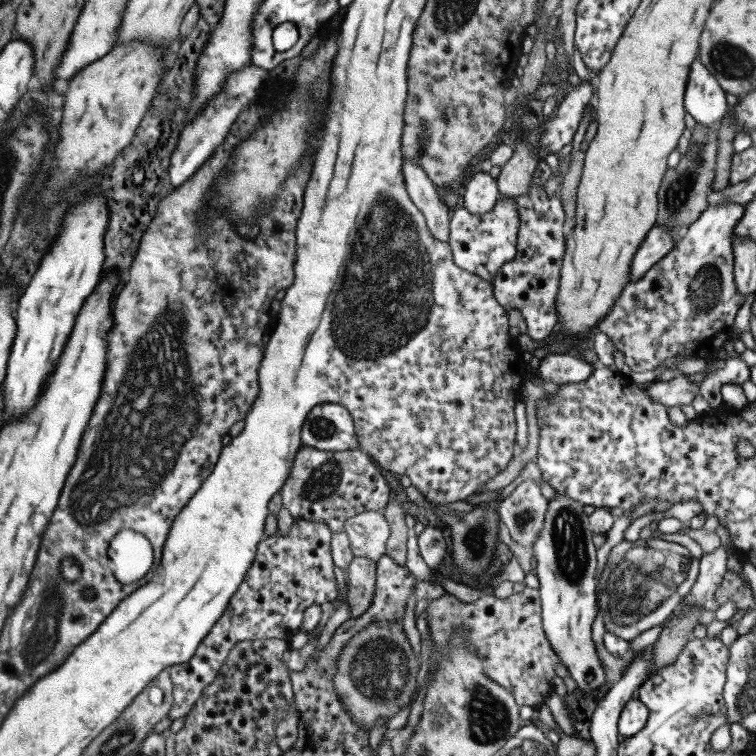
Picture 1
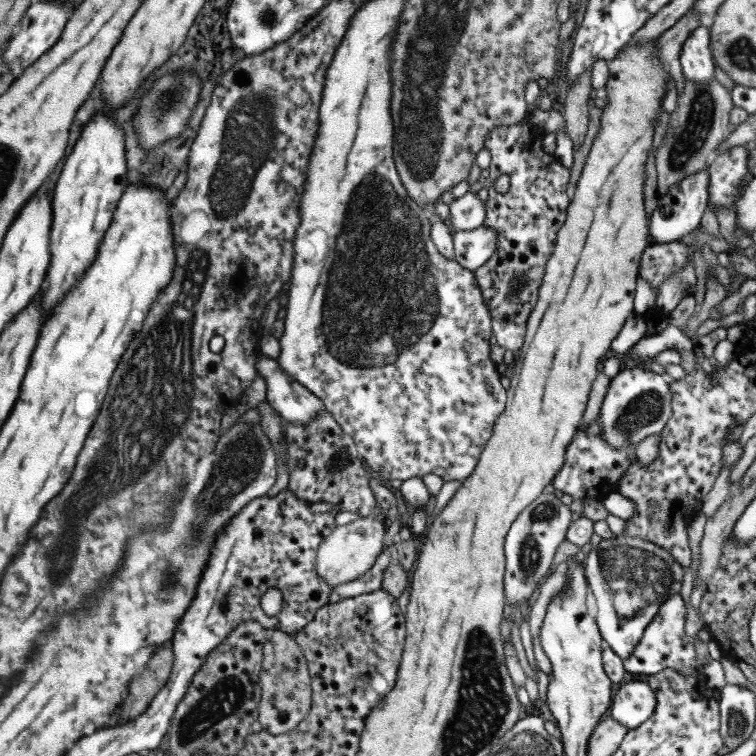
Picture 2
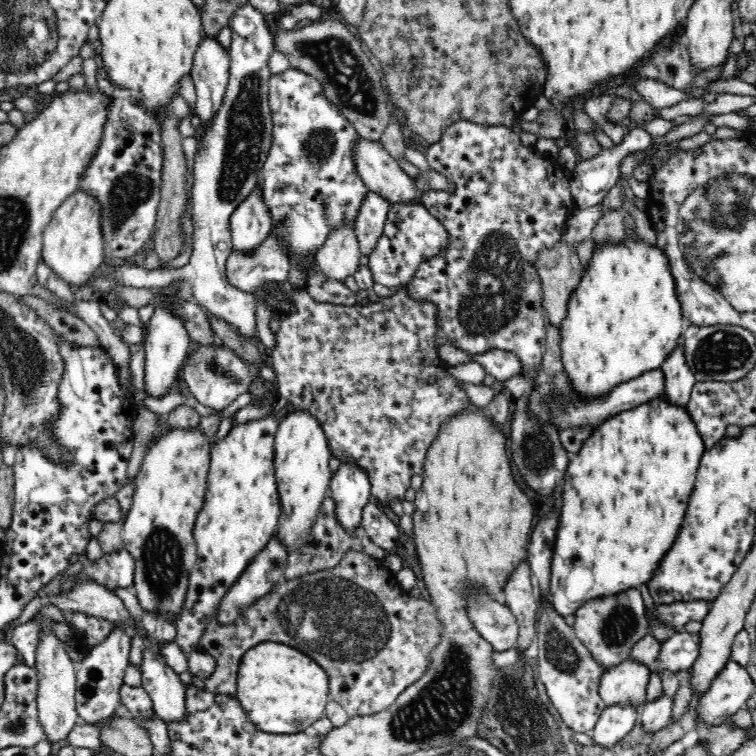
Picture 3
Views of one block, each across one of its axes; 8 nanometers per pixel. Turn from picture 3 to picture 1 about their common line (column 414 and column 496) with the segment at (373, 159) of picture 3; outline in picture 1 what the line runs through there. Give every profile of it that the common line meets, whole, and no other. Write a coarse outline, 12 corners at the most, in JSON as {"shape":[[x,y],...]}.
{"shape":[[489,173],[471,175],[460,190],[469,214],[489,212],[499,197]]}

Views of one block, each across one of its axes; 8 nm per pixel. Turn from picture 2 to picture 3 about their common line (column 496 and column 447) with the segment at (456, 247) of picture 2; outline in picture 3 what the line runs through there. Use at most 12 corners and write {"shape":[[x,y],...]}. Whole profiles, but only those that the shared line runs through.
{"shape":[[418,201],[394,202],[368,254],[374,281],[410,283],[448,232]]}

